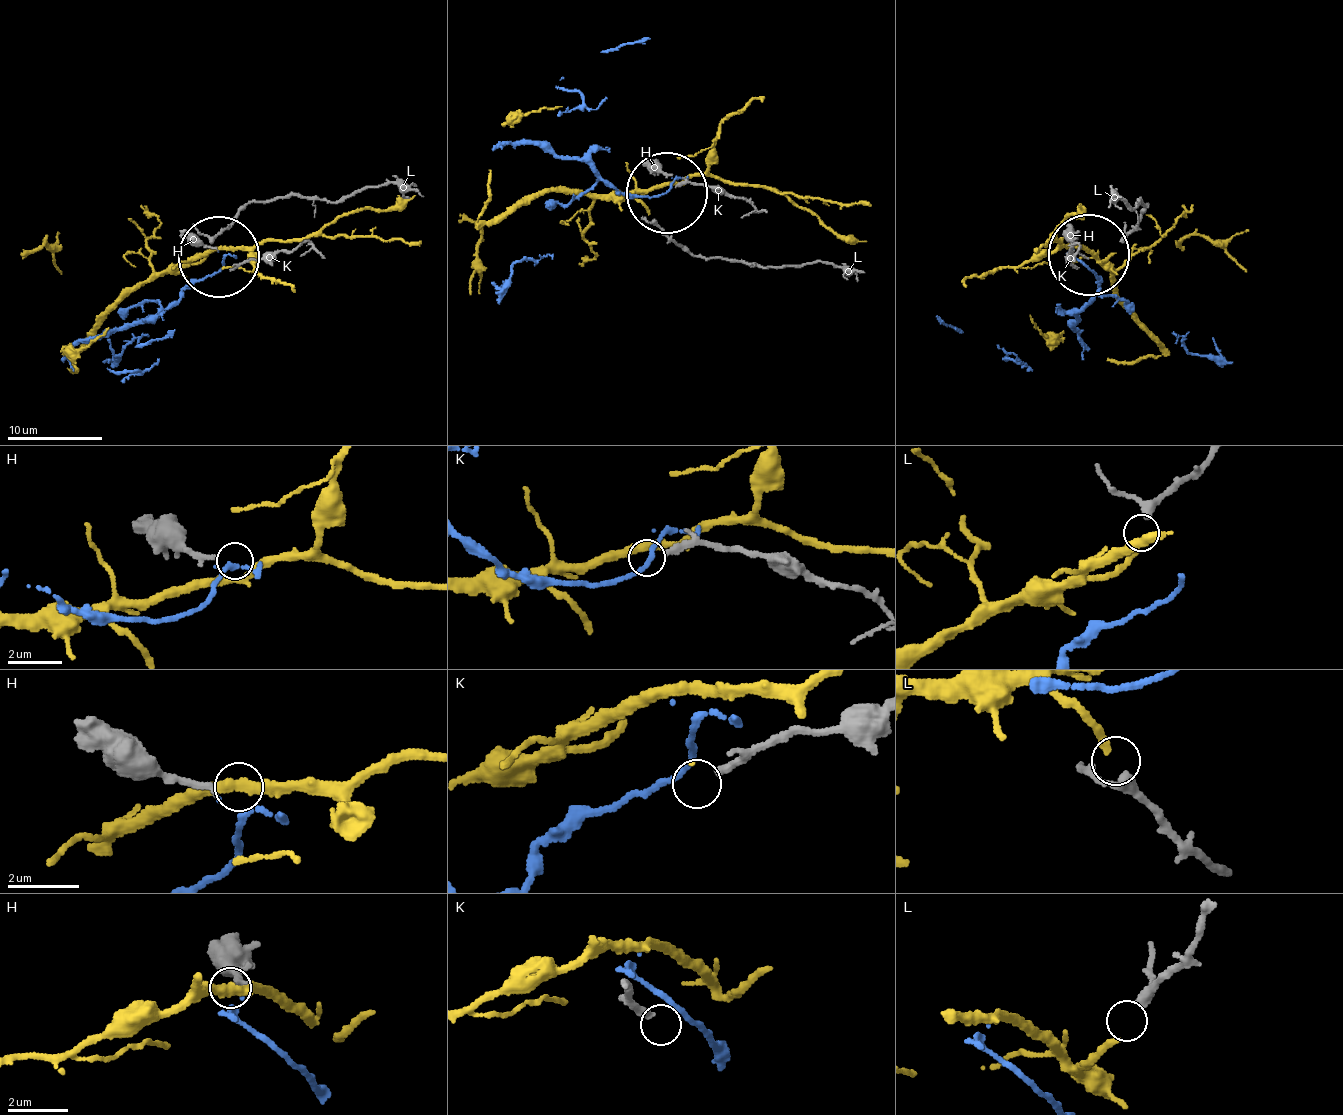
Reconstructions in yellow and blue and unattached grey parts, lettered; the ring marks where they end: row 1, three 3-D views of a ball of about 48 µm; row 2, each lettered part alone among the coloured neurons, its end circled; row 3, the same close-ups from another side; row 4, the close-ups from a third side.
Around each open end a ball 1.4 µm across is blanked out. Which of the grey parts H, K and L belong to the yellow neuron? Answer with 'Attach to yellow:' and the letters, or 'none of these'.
Attach to yellow: L

